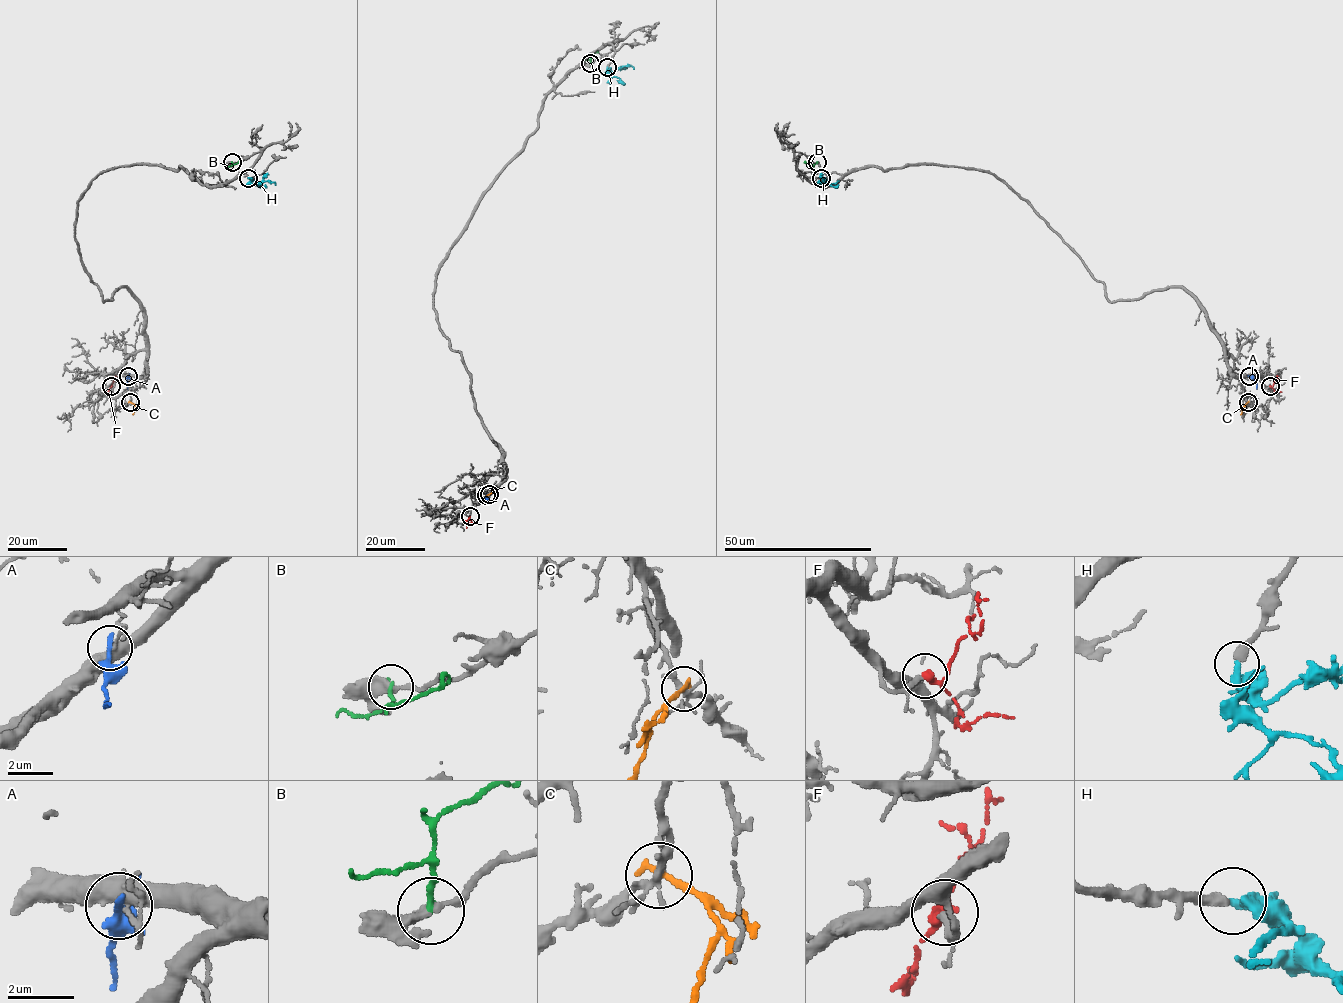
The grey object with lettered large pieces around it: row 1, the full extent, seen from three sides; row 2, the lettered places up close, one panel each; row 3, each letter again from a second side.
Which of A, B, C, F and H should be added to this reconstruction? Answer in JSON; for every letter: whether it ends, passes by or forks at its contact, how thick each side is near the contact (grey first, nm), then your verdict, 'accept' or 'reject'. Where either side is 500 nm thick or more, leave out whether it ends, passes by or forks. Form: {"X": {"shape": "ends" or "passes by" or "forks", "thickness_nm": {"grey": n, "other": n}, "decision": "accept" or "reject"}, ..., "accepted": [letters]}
{"A": {"shape": "ends", "thickness_nm": {"grey": 320, "other": 260}, "decision": "reject"}, "B": {"shape": "ends", "thickness_nm": {"grey": 320, "other": 220}, "decision": "reject"}, "C": {"shape": "ends", "thickness_nm": {"grey": 220, "other": 240}, "decision": "reject"}, "F": {"shape": "passes by", "thickness_nm": {"grey": 170, "other": 220}, "decision": "accept"}, "H": {"shape": "ends", "thickness_nm": {"grey": 360, "other": 360}, "decision": "accept"}, "accepted": ["F", "H"]}

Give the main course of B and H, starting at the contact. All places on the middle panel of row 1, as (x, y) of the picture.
B: (590, 63), (591, 56), (597, 51)
H: (607, 67), (611, 72), (624, 66), (634, 68)

